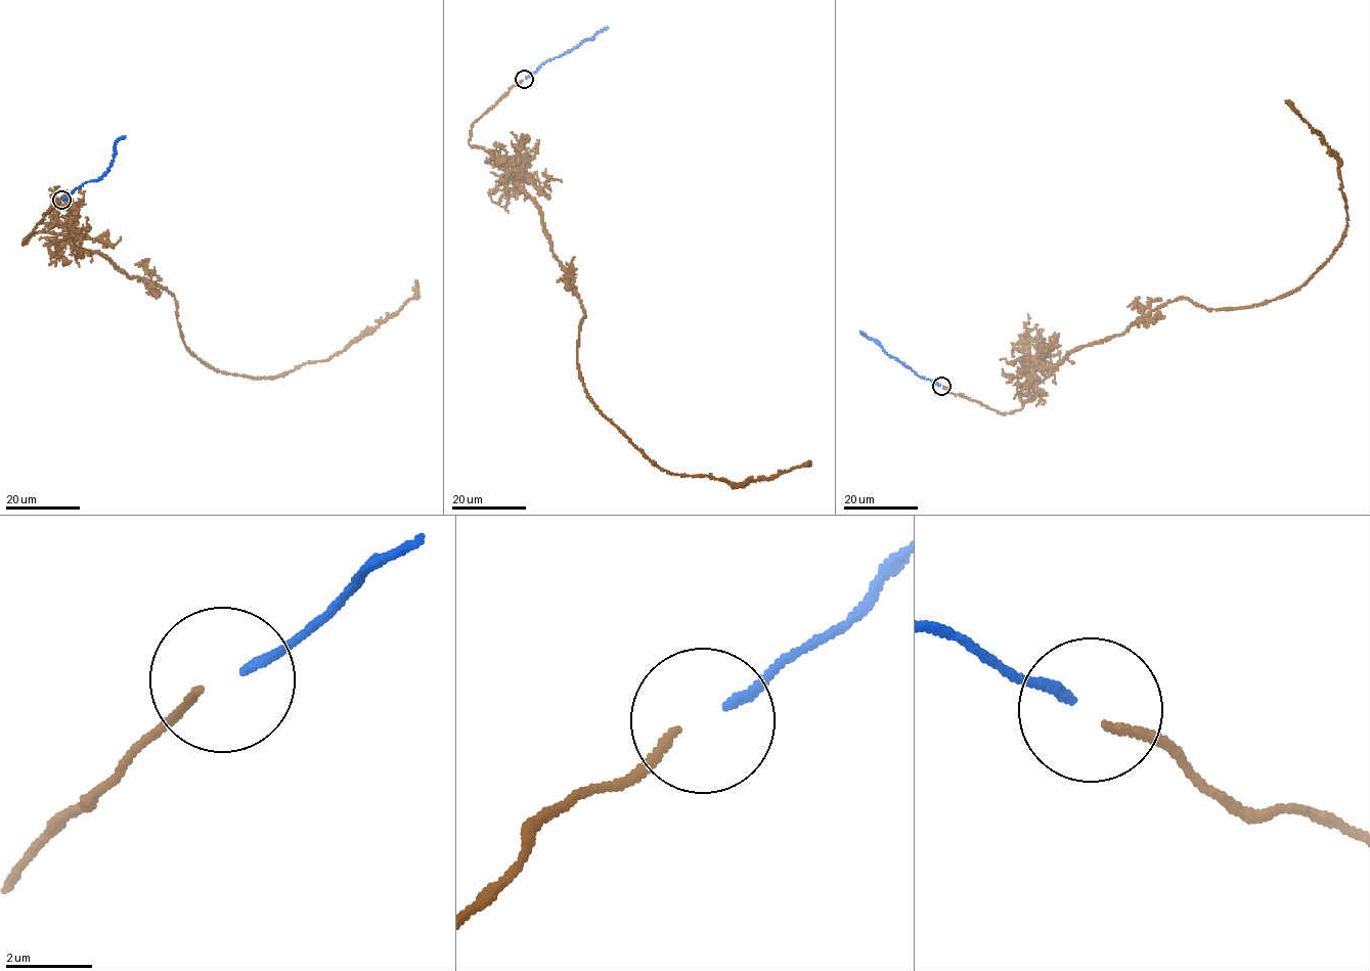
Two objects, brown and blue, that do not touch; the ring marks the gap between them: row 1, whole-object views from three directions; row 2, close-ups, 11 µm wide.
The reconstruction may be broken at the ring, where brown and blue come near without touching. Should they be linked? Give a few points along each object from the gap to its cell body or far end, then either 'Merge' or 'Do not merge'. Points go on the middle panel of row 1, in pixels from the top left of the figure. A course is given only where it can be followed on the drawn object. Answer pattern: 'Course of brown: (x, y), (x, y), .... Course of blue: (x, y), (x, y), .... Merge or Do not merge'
Course of brown: (522, 80), (473, 123), (470, 144), (538, 208), (584, 315), (587, 396), (681, 476), (745, 483), (811, 461). Course of blue: (525, 78), (547, 61), (608, 27). Merge

